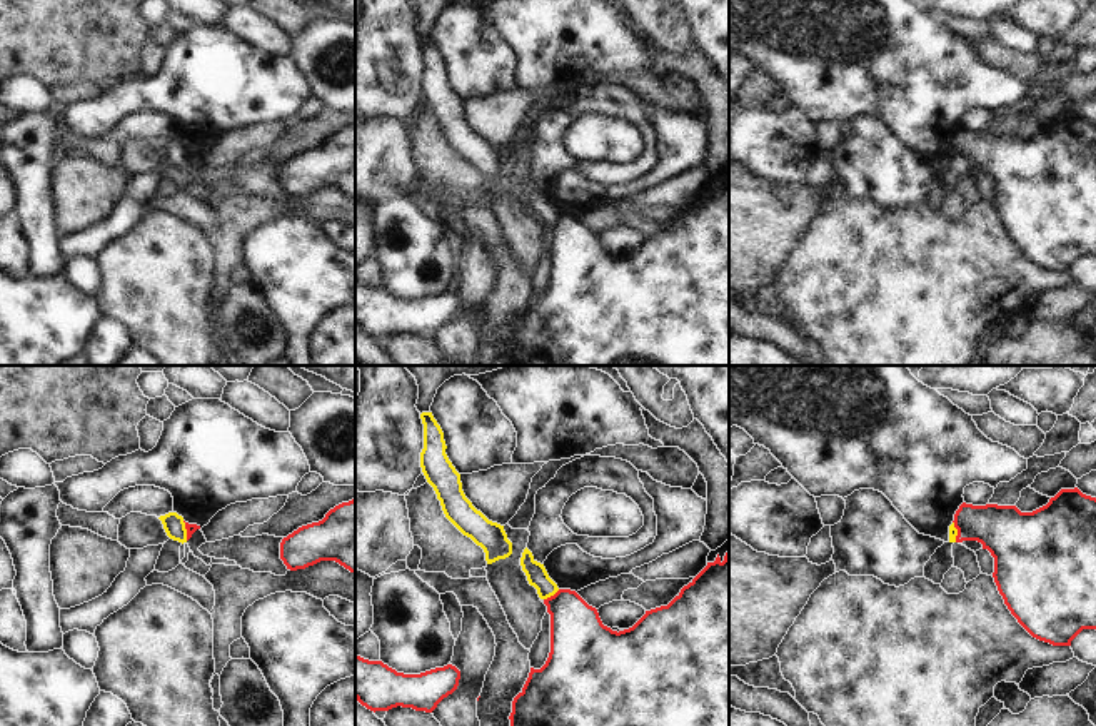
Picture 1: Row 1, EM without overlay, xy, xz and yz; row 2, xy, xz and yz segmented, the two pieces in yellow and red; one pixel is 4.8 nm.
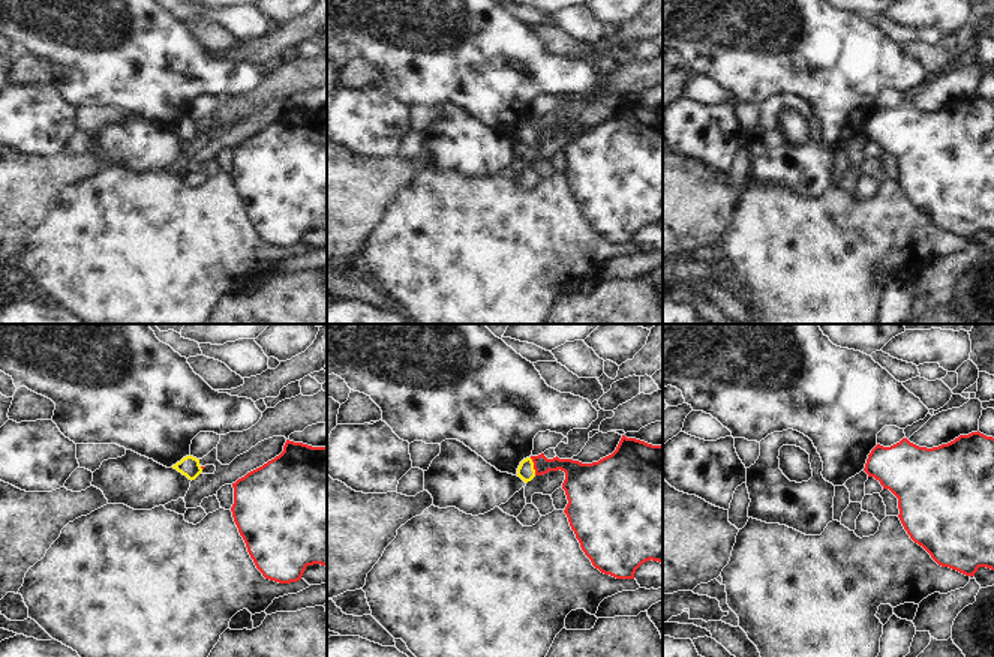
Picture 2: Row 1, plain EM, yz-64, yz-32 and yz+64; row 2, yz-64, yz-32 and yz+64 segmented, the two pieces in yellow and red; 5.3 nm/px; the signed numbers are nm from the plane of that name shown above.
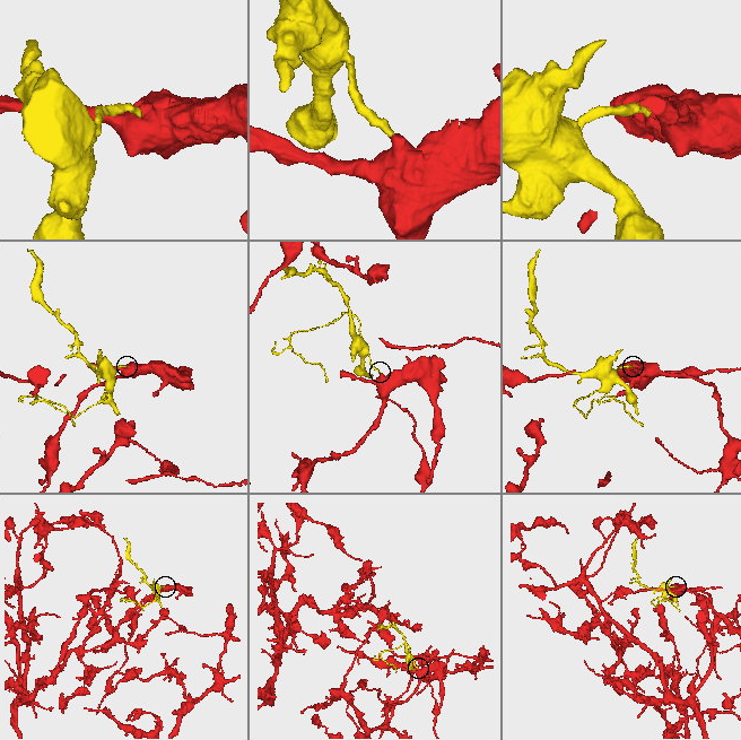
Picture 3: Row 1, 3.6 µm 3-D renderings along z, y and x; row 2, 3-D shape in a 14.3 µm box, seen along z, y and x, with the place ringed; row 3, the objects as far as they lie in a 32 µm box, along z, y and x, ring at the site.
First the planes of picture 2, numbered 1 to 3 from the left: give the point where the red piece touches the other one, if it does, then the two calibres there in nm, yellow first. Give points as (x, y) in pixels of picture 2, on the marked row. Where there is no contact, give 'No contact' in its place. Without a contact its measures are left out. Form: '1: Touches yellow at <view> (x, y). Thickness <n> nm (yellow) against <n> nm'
1: No contact
2: Touches yellow at yz-32 (532, 467). Thickness 90 nm (yellow) against 140 nm
3: No contact.

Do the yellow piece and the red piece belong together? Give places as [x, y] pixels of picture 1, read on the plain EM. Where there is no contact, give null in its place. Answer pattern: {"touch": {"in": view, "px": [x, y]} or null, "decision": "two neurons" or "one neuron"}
{"touch": {"in": "xz", "px": [551, 221]}, "decision": "two neurons"}

